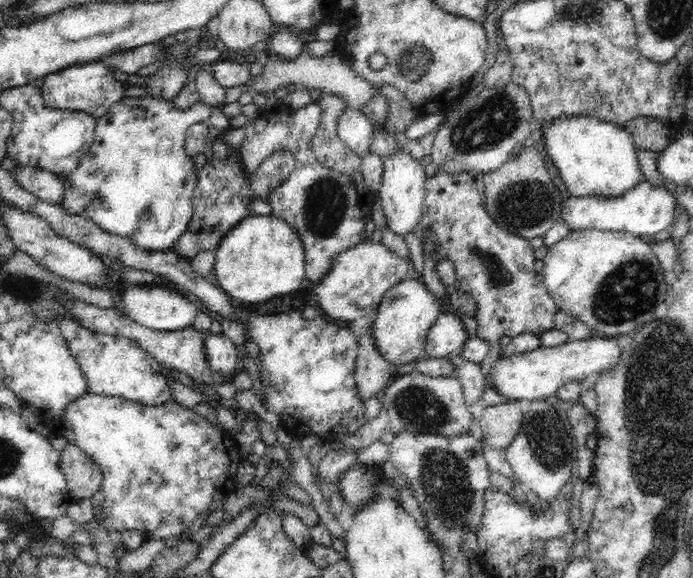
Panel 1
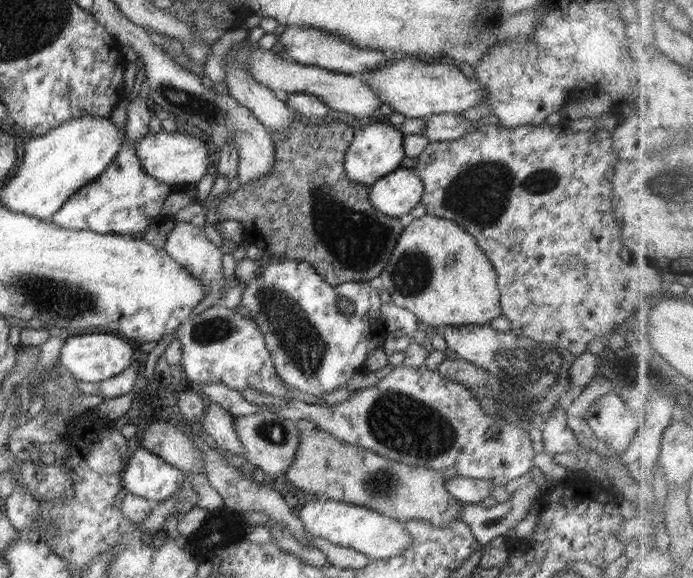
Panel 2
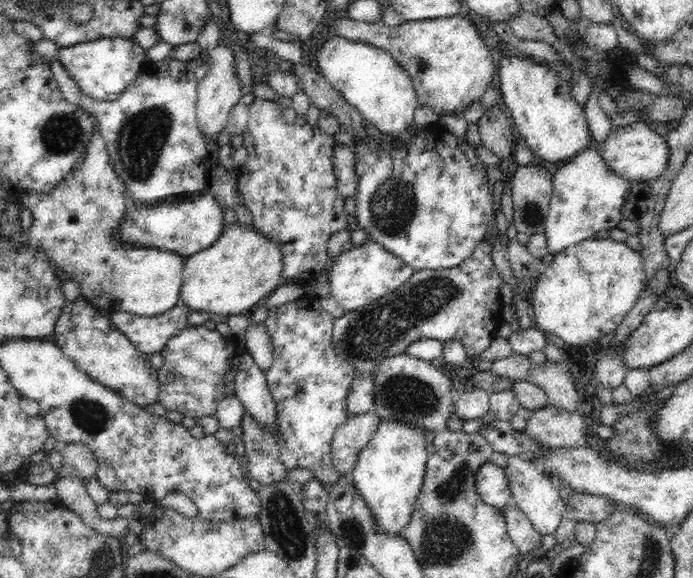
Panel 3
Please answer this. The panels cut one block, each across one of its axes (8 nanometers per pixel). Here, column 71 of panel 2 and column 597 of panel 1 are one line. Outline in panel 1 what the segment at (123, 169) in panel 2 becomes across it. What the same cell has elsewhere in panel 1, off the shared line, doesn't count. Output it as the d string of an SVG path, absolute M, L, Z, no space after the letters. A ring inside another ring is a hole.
M638 182L624 196L570 196L563 204L561 219L572 230L595 229L600 231L629 232L636 236L654 236L663 230L670 230L676 214L677 198L666 187Z

